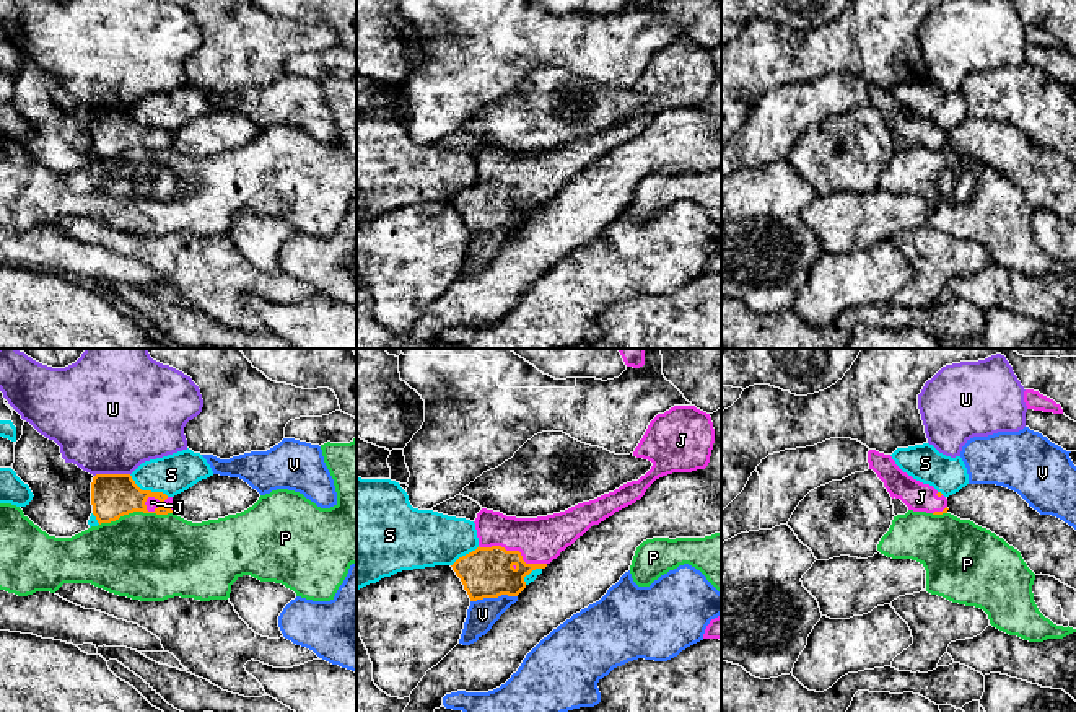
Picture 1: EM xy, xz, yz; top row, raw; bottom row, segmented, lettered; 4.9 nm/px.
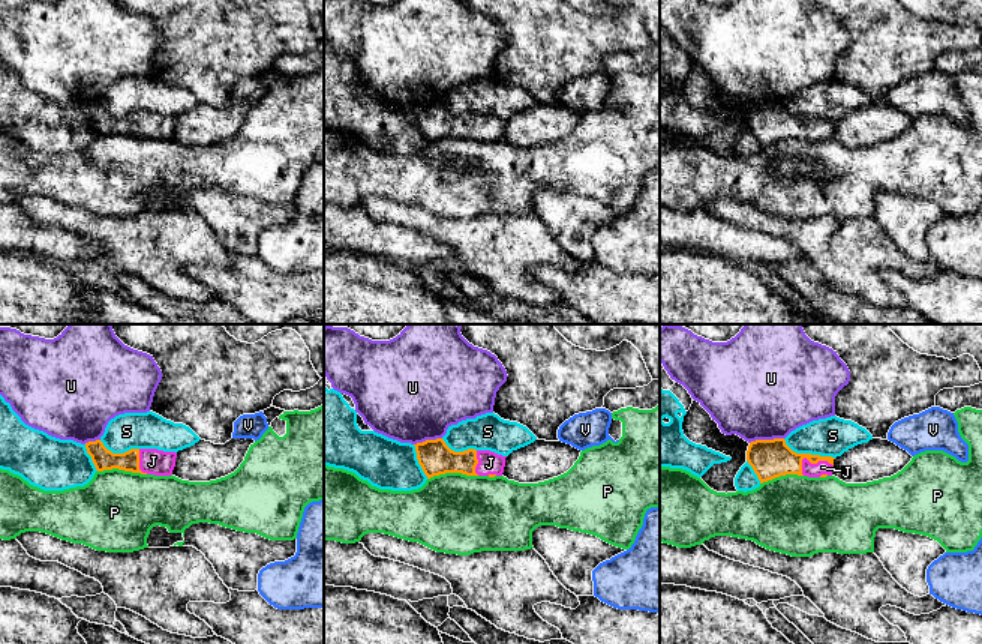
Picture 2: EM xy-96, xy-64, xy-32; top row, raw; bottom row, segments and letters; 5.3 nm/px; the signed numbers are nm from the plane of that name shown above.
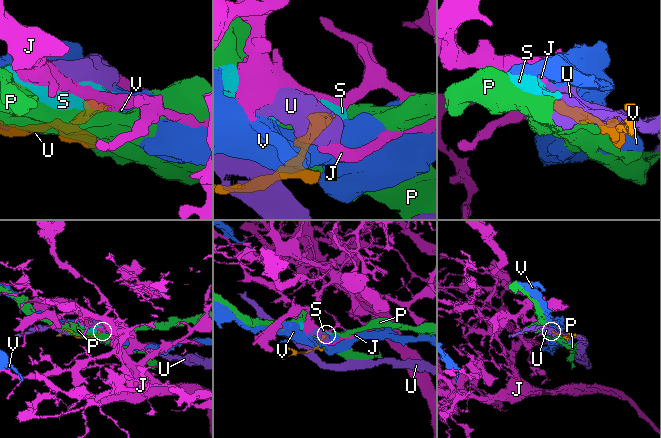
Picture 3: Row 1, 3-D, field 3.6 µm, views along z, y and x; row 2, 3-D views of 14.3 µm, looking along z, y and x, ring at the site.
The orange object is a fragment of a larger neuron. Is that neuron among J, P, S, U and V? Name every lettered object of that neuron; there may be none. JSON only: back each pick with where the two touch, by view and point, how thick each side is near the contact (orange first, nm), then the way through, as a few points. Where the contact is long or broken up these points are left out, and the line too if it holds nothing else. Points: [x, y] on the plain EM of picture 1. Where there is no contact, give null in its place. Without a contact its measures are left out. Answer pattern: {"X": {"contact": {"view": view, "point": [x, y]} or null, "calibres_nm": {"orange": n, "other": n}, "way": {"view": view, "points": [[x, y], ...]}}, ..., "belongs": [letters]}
{"J": {"contact": {"view": "xz", "point": [515, 186]}, "calibres_nm": {"orange": 260, "other": 220}, "way": {"view": "xz", "points": [[487, 207], [515, 186], [521, 180], [541, 175]]}}, "belongs": ["J"]}

